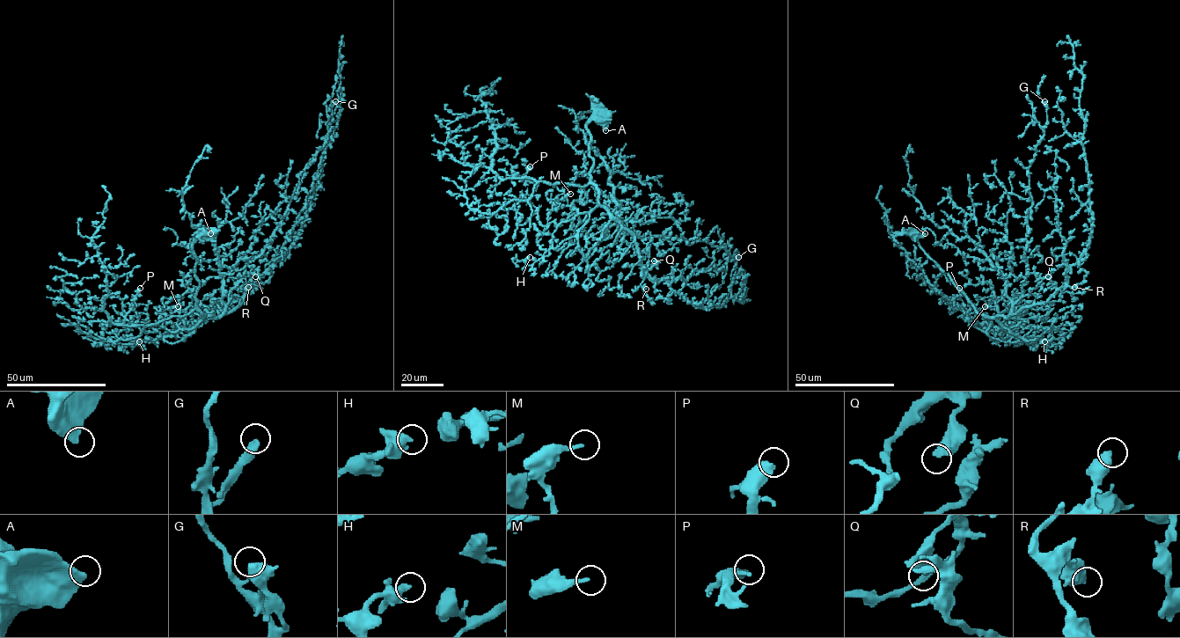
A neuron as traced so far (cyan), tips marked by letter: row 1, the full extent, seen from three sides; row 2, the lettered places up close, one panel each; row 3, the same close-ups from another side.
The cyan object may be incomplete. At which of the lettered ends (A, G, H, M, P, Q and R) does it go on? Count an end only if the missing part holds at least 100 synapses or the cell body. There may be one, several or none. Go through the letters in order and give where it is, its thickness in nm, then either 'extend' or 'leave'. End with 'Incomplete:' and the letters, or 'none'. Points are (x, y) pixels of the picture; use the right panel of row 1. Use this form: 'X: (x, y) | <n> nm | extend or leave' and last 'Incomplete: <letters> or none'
A: (925, 233) | 500 nm | leave
G: (1044, 101) | 480 nm | leave
H: (1044, 341) | 480 nm | leave
M: (985, 306) | 180 nm | leave
P: (959, 288) | 480 nm | extend
Q: (1048, 276) | 320 nm | leave
R: (1074, 287) | 480 nm | leave
Incomplete: P

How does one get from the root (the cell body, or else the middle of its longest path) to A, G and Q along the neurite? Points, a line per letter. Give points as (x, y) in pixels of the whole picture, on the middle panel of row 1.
A: (600, 119), (604, 119), (605, 130)
G: (600, 119), (587, 124), (590, 180), (626, 233), (706, 240), (738, 257)
Q: (600, 119), (587, 124), (590, 180), (599, 203), (624, 227), (624, 240), (644, 251), (650, 265), (654, 260)

